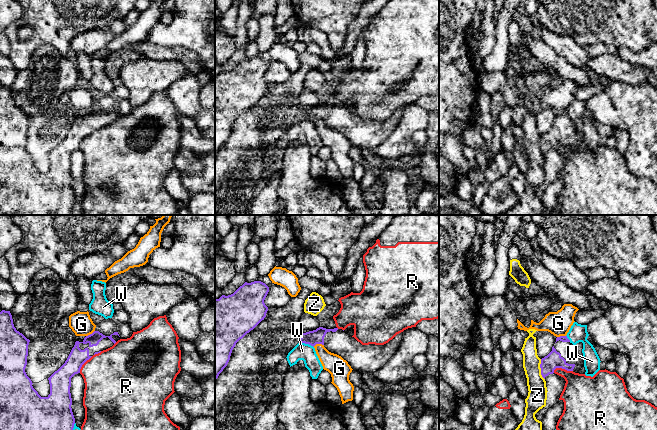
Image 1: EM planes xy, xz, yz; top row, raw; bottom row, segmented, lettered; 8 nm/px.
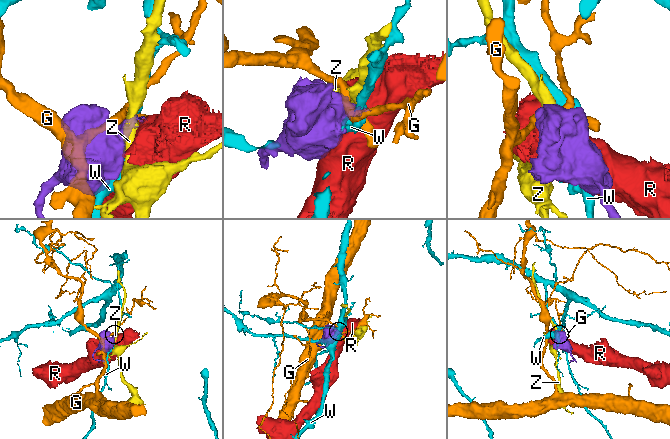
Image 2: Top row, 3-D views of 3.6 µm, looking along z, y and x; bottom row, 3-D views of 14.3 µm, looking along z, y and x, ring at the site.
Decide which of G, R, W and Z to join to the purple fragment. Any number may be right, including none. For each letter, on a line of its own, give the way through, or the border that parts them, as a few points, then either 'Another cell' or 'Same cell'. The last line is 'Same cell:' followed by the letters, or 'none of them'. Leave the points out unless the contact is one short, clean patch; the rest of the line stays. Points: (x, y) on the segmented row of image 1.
G: Boundary: xz (323, 344), (315, 344), (313, 346). Another cell
R: Another cell
W: Another cell
Z: Boundary: yz (540, 359), (540, 374), (544, 379). Another cell
Same cell: none of them

